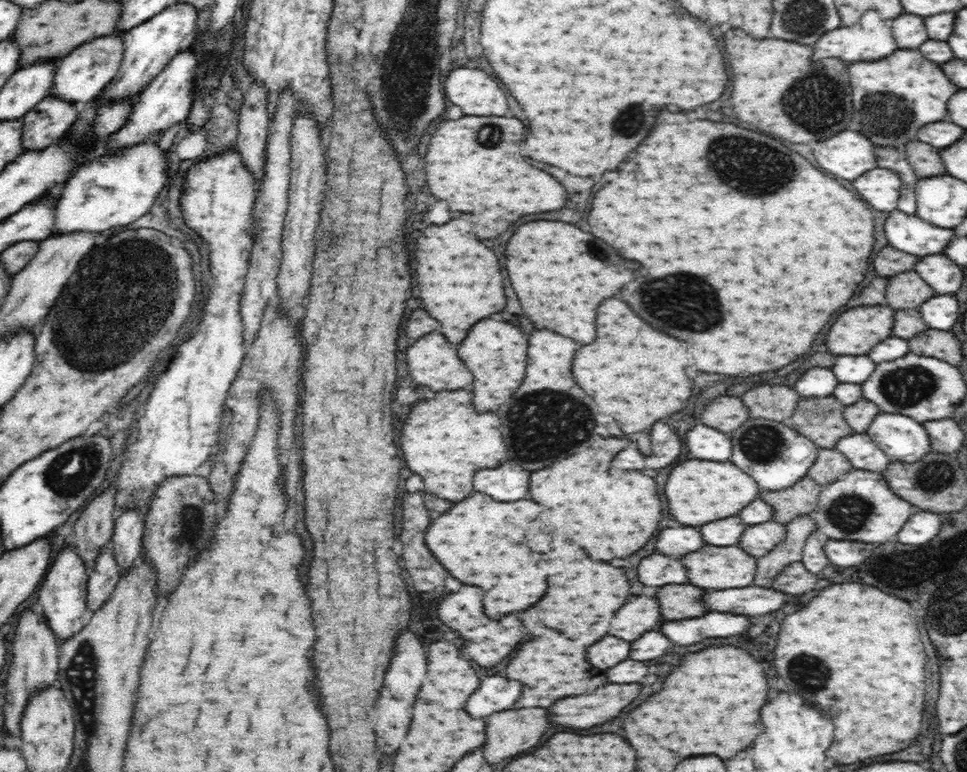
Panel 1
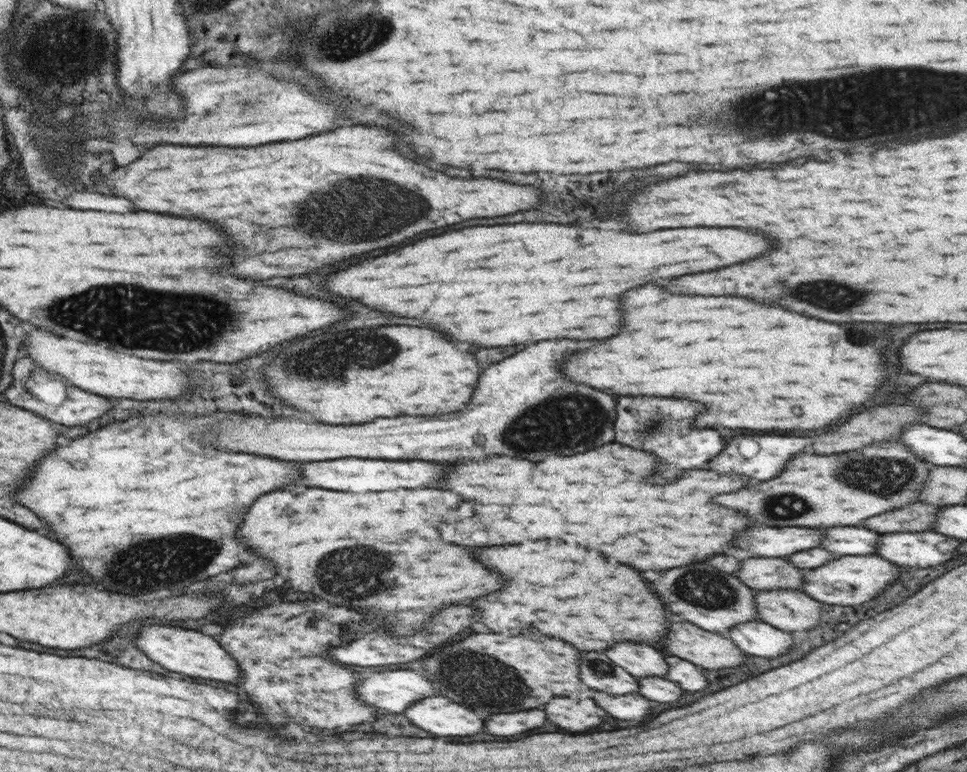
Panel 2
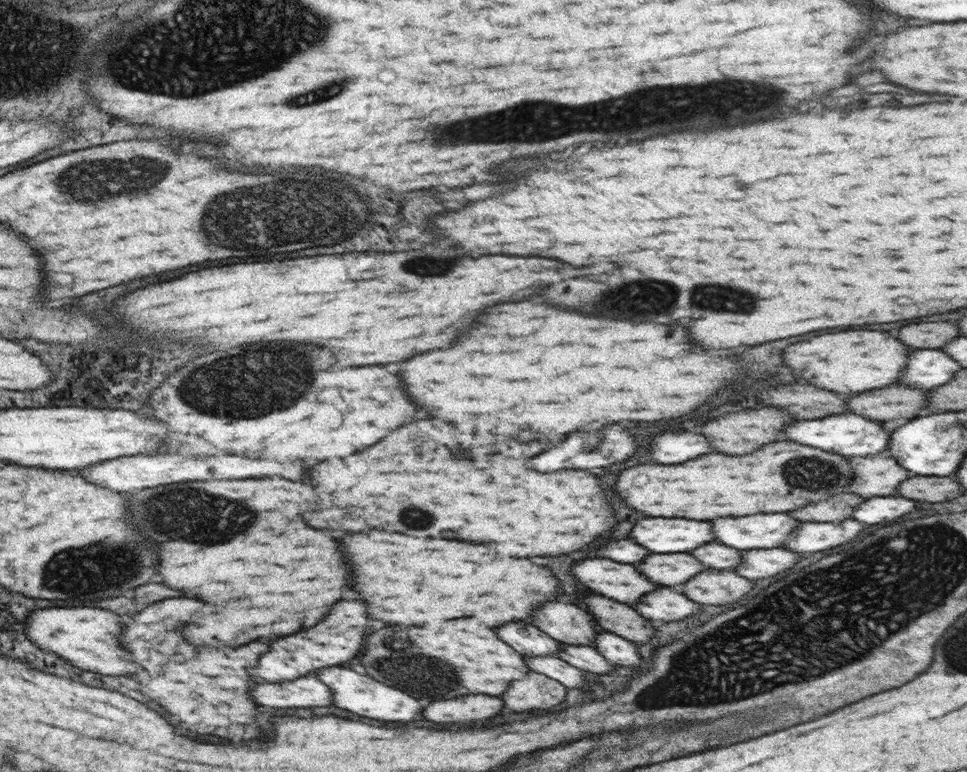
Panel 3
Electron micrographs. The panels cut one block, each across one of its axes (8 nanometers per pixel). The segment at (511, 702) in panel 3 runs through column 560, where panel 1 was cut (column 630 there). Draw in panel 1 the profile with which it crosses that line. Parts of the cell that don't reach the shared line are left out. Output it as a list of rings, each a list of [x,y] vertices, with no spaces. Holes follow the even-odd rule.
[[[608,684],[598,688],[594,694],[558,700],[548,710],[550,722],[568,728],[592,728],[604,724],[618,716],[624,706],[628,706],[640,694],[640,690],[640,684]]]

